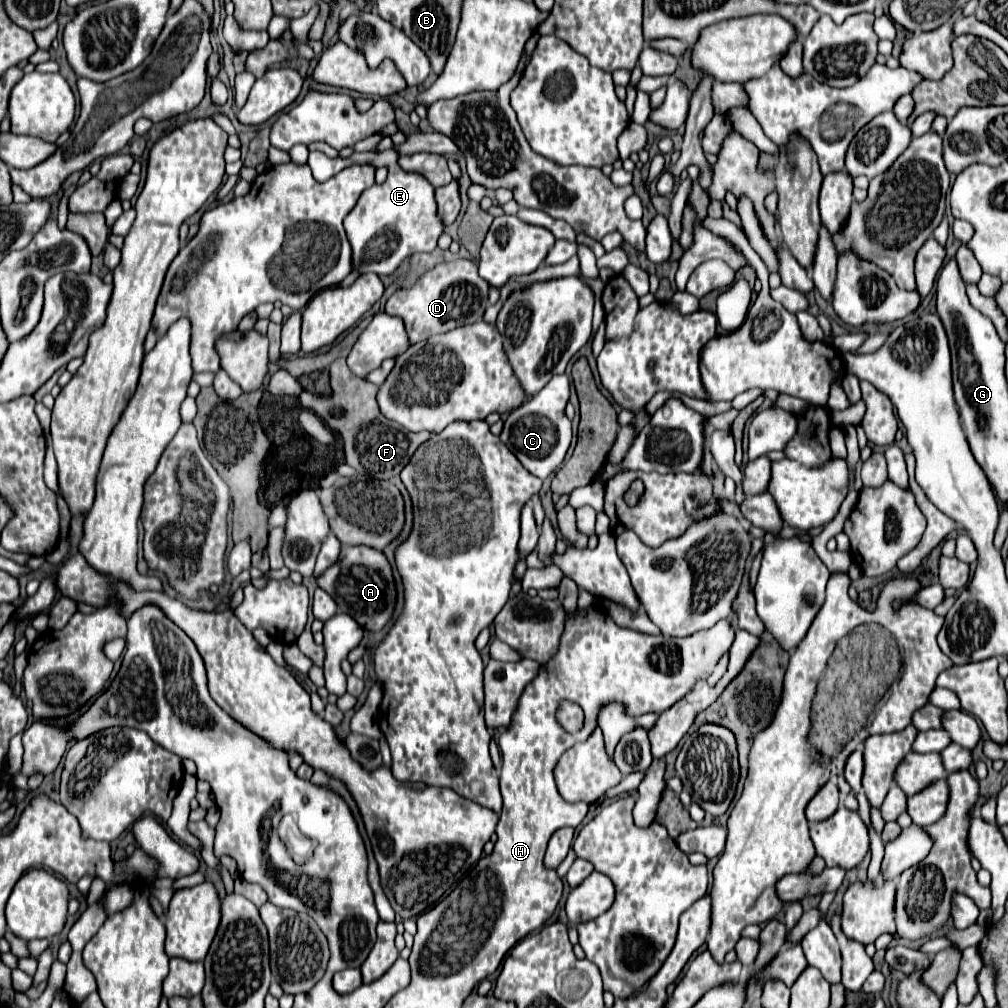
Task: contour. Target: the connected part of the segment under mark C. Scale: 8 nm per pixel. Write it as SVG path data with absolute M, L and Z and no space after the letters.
M555 375L543 391L527 399L521 407L509 413L505 427L501 431L501 441L509 451L521 461L521 465L539 479L547 479L565 459L571 445L571 421L565 415L565 405L569 401L569 377Z

